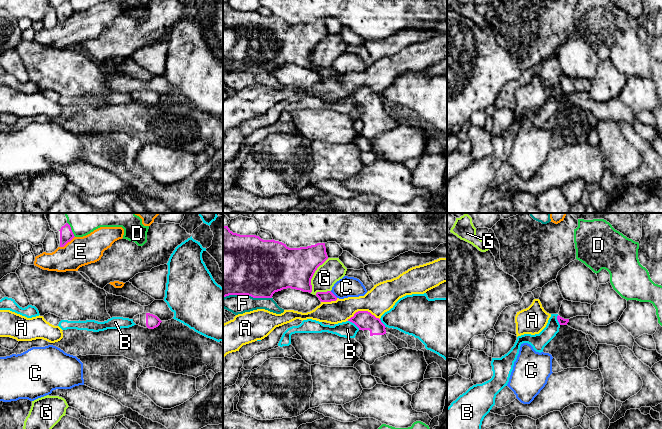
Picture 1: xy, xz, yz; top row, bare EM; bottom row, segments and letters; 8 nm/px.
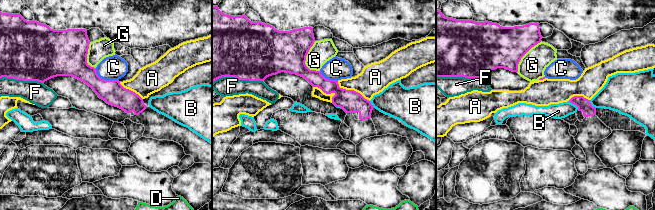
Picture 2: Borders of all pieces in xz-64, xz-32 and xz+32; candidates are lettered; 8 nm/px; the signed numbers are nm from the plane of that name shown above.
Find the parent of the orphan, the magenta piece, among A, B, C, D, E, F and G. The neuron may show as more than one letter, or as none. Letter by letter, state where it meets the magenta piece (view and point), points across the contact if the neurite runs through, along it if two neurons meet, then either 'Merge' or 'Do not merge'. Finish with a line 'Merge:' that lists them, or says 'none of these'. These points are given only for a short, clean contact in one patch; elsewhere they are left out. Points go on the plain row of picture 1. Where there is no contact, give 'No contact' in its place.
A: Touches magenta at xz (363, 87). Do not merge
B: Touches magenta at xz (354, 99). Boundary: xz (348, 96), (359, 105). Do not merge
C: Touches magenta at xz (333, 70). Do not merge
D: Touches magenta at xy (71, 6). Boundary: xy (68, 0), (75, 12). Do not merge
E: Touches magenta at xy (67, 18). Boundary: xy (74, 12), (60, 23). Do not merge
F: Touches magenta at xz (247, 70). Do not merge
G: Touches magenta at xz (313, 50). Do not merge
Merge: none of these

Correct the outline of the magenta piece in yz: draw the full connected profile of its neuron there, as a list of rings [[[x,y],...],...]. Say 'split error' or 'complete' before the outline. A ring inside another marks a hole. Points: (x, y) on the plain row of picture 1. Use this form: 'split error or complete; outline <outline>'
split error; outline [[[557,92],[560,101],[582,107],[586,111],[591,111],[597,120],[607,120],[616,123],[626,122],[633,127],[635,115],[618,97],[607,102],[596,102],[590,98],[589,92],[576,92],[564,95]]]

